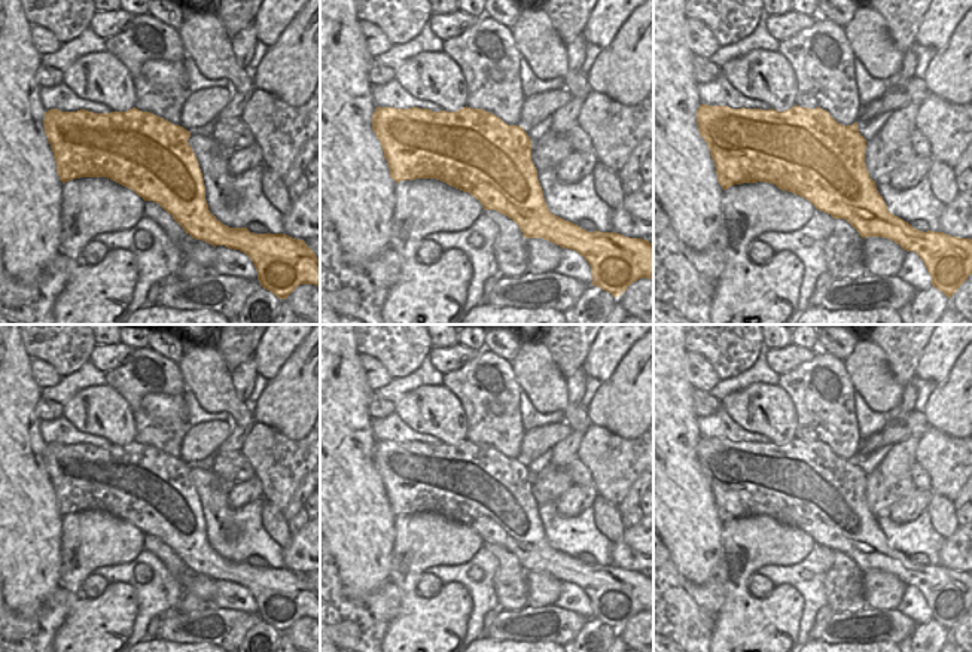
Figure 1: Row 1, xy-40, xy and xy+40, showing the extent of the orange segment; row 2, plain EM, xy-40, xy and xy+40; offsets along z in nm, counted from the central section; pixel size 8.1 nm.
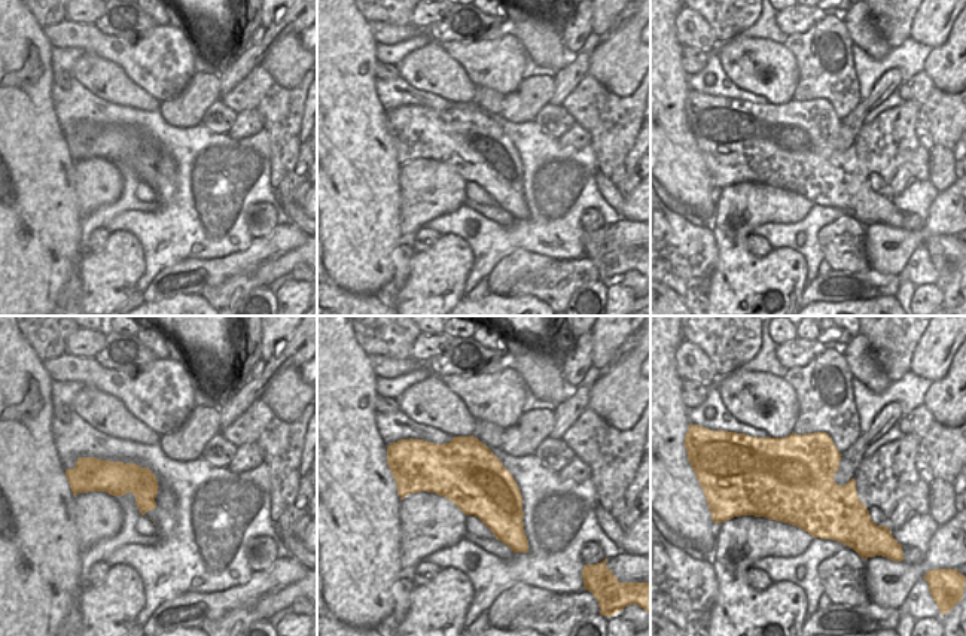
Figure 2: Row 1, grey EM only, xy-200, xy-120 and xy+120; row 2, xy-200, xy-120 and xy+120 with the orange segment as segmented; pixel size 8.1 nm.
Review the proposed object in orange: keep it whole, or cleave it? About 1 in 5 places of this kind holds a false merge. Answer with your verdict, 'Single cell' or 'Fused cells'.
Single cell

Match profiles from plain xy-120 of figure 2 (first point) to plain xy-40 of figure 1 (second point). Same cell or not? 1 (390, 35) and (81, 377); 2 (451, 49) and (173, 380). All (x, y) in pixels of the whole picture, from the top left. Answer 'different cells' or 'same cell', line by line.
1: different cells
2: different cells

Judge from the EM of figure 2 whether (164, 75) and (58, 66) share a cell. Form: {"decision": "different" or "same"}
{"decision": "different"}

